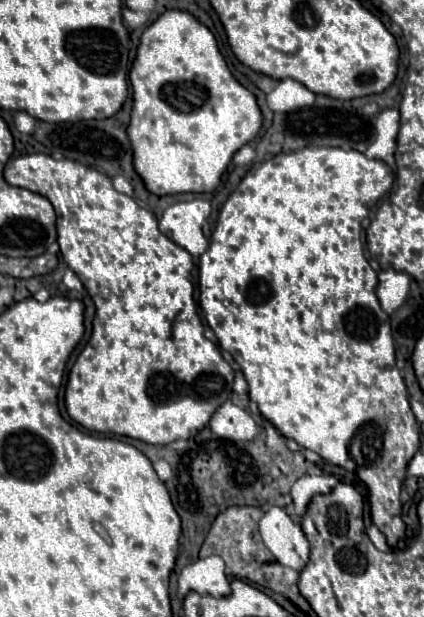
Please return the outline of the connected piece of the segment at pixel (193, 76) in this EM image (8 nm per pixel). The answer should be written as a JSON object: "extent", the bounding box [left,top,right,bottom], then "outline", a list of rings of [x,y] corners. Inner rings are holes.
{"extent":[127,10,263,194],"outline":[[[167,10],[143,32],[129,80],[133,86],[133,112],[127,134],[133,144],[135,170],[153,194],[213,192],[229,168],[233,154],[251,142],[263,126],[255,94],[233,78],[211,30],[189,12]]]}

